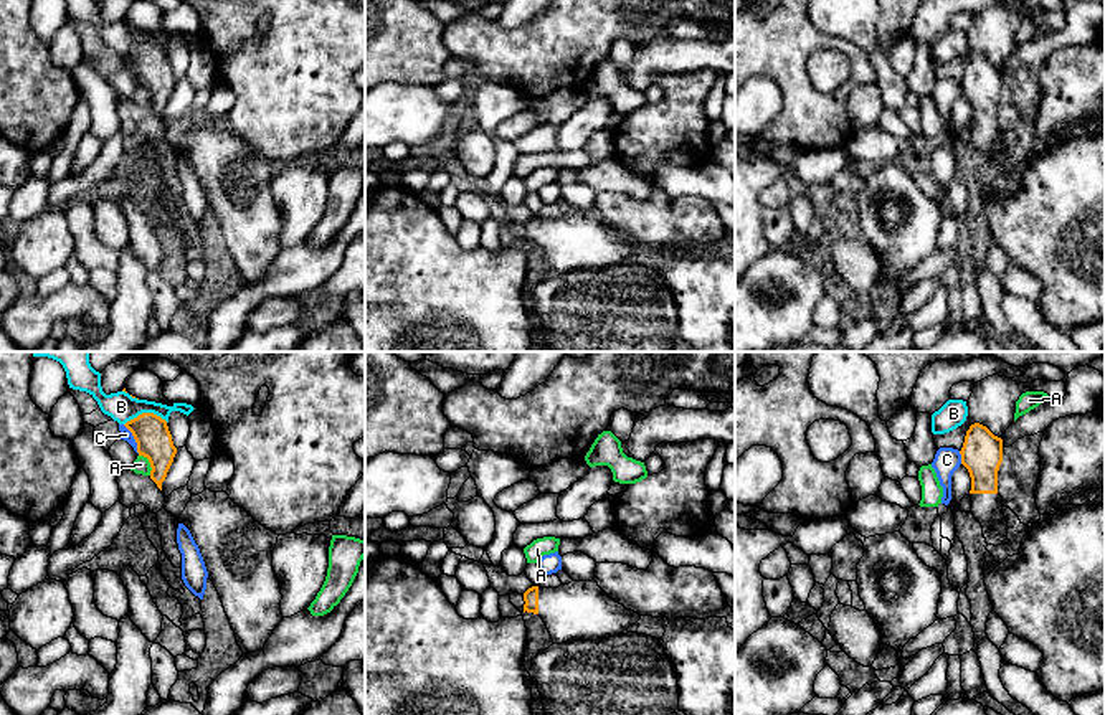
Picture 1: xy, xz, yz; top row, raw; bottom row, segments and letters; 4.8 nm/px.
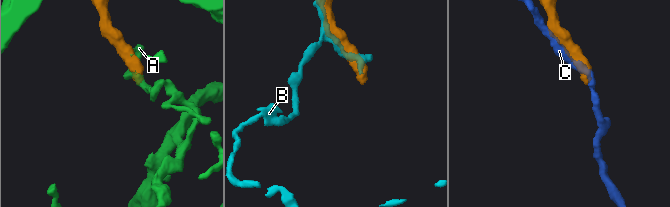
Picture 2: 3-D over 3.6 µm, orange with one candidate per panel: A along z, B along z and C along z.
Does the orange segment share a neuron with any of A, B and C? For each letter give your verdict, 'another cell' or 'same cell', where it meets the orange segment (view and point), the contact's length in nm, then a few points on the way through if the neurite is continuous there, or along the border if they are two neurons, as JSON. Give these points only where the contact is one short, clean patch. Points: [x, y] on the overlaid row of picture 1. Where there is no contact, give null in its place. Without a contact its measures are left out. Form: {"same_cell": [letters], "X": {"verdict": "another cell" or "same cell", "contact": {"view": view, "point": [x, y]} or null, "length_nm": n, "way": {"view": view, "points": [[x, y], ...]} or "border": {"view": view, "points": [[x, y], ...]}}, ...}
{"same_cell": [], "A": {"verdict": "another cell", "contact": {"view": "xy", "point": [149, 461]}, "length_nm": 120, "border": {"view": "xy", "points": [[139, 454], [147, 459], [151, 474]]}}, "B": {"verdict": "another cell", "contact": {"view": "xy", "point": [146, 413]}, "length_nm": 220}, "C": {"verdict": "another cell", "contact": {"view": "xy", "point": [134, 438]}, "length_nm": 170, "border": {"view": "xy", "points": [[123, 425], [131, 433], [139, 453]]}}}

